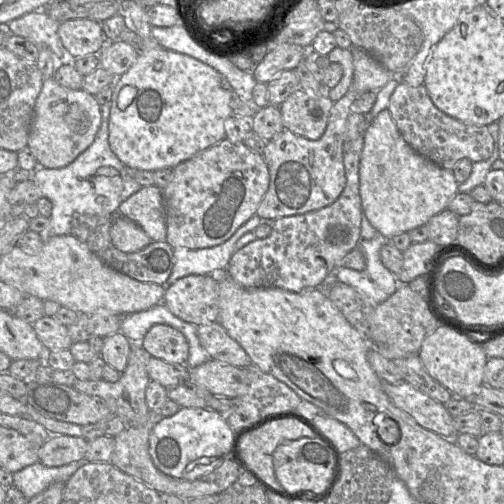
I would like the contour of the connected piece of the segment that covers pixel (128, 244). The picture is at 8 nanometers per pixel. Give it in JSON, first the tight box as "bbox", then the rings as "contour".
{"bbox":[110,216,152,253],"contour":[[[124,216],[114,219],[110,237],[113,245],[125,253],[139,252],[152,242],[140,225]]]}

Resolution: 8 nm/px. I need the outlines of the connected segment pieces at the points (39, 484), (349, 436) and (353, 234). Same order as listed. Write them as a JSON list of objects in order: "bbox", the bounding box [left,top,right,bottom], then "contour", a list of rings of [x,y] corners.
[{"bbox":[13,459,87,500],"contour":[[[82,459],[63,466],[48,467],[36,462],[13,473],[13,486],[29,500],[56,482],[66,483],[87,461]]]},{"bbox":[311,415,361,454],"contour":[[[328,415],[315,417],[311,423],[337,454],[361,445],[358,438],[346,425]]]},{"bbox":[226,113,366,292],"contour":[[[350,113],[343,143],[346,185],[338,199],[316,211],[275,219],[267,238],[256,239],[232,255],[226,275],[243,288],[280,288],[290,292],[317,288],[326,291],[337,281],[335,271],[341,267],[342,259],[362,239],[359,164],[366,128],[364,114]]]}]

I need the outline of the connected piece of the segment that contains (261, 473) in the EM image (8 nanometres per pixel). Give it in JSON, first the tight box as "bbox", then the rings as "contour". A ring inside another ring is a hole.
{"bbox":[233,418,314,491],"contour":[[[294,418],[275,420],[241,436],[236,442],[233,459],[241,469],[243,468],[255,475],[259,484],[275,491],[282,487],[274,472],[274,450],[285,441],[293,441],[304,437],[314,438],[314,434],[309,427],[300,421]]]}

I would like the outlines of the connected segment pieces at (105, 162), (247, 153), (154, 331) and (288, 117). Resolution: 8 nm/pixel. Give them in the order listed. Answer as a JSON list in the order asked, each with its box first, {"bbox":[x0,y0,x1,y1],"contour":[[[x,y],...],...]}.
[{"bbox":[31,102,142,237],"contour":[[[111,102],[105,103],[104,105],[101,106],[102,122],[94,142],[91,144],[91,146],[88,149],[86,149],[83,153],[81,153],[72,163],[70,163],[69,165],[63,168],[38,167],[31,174],[32,180],[40,187],[43,197],[48,198],[52,202],[52,206],[53,206],[51,216],[49,217],[49,228],[48,228],[47,234],[44,235],[45,237],[71,234],[72,220],[77,216],[84,215],[84,214],[112,215],[116,213],[122,202],[127,200],[131,195],[135,194],[142,188],[142,186],[132,177],[132,170],[138,170],[138,169],[127,168],[110,148],[109,136],[107,136],[107,134],[109,134],[109,128],[107,128],[107,122],[108,122],[108,119],[110,118],[110,110],[111,110]]]},{"bbox":[162,139,270,248],"contour":[[[223,139],[190,160],[174,168],[171,182],[162,190],[167,226],[166,241],[173,247],[209,248],[227,241],[252,216],[265,196],[270,182],[268,166],[263,155],[249,149],[244,142]]]},{"bbox":[141,324,189,364],"contour":[[[155,324],[144,336],[141,346],[154,358],[170,363],[186,364],[189,357],[189,343],[178,329]]]},{"bbox":[279,89,333,140],"contour":[[[302,89],[296,90],[279,106],[285,130],[309,140],[320,139],[333,104],[329,97],[311,98]]]}]

